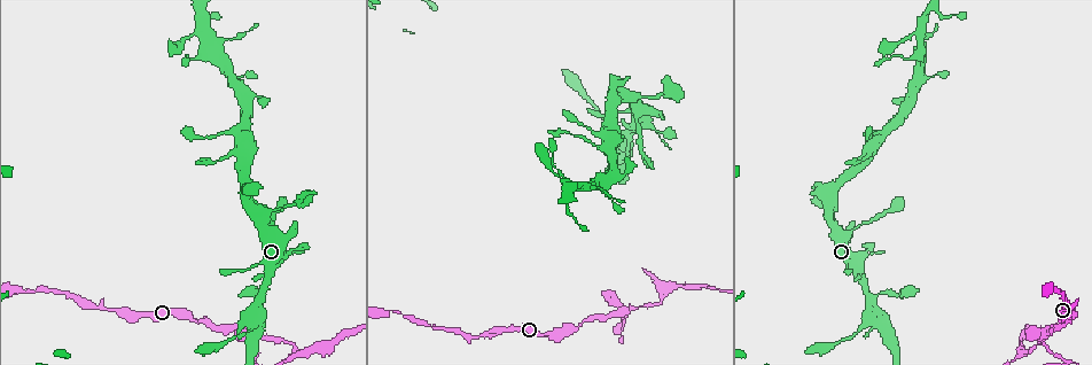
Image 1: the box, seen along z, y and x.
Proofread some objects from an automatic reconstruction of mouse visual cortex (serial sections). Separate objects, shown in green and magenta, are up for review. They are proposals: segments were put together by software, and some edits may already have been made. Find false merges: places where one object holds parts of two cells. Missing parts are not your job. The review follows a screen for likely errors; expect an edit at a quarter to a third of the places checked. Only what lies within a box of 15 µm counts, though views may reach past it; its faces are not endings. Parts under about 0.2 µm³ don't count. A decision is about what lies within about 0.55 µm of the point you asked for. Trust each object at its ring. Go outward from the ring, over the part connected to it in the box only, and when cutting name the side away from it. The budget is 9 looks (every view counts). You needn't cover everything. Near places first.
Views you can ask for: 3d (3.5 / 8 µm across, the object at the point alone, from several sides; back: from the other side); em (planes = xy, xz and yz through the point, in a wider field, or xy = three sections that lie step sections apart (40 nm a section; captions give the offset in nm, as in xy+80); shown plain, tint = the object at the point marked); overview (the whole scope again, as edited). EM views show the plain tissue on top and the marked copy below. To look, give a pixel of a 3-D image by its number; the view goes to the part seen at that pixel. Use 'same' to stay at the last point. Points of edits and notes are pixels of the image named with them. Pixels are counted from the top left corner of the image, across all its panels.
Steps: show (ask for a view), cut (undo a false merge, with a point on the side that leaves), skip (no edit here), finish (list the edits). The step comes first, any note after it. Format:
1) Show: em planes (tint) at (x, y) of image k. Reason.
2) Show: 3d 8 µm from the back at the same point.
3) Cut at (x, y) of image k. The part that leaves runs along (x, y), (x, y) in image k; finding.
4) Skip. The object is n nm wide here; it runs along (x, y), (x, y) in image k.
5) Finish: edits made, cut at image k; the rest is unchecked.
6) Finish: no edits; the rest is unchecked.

Show: 3d 3.5 µm at (873, 308) of image 1. Abrupt turn.

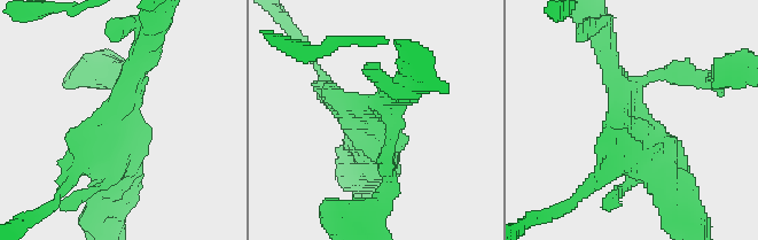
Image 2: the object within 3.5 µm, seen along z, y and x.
Show: em xy step 3 (tint) at (366, 110) of image 2.

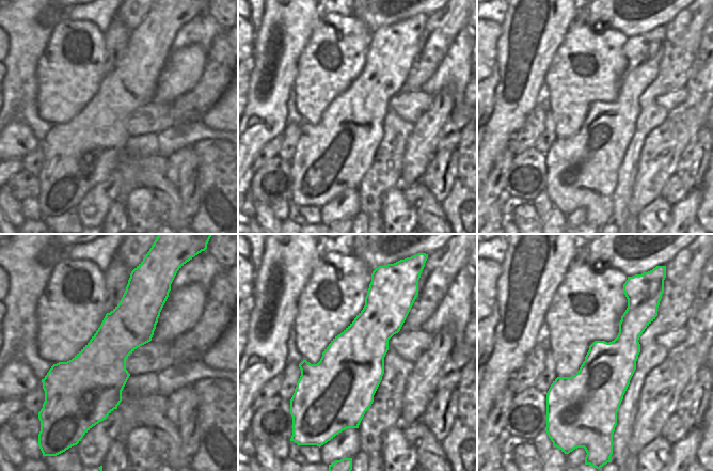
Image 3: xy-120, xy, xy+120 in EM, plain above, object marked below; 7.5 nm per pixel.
Show: em xy step 5 (tint) at the same point. Another direction.

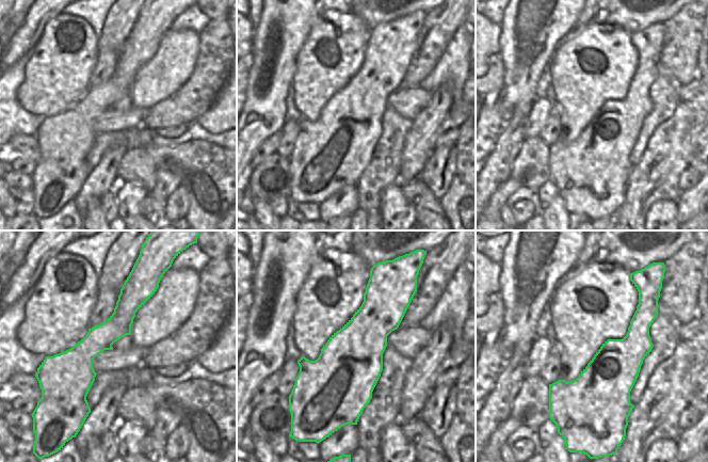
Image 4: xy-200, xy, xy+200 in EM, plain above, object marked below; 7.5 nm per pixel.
Skip. It runs along (148, 292), (80, 359), (83, 405) in image 4; continuous, no second cell.

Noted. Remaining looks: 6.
Show: 3d 8 µm at (830, 211) of image 1. Arms part here.

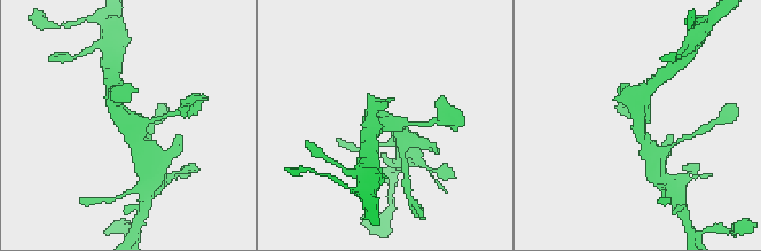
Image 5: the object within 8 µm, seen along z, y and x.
Show: em xy step 2 (tint) at (642, 128) of image 5. Now the EM.

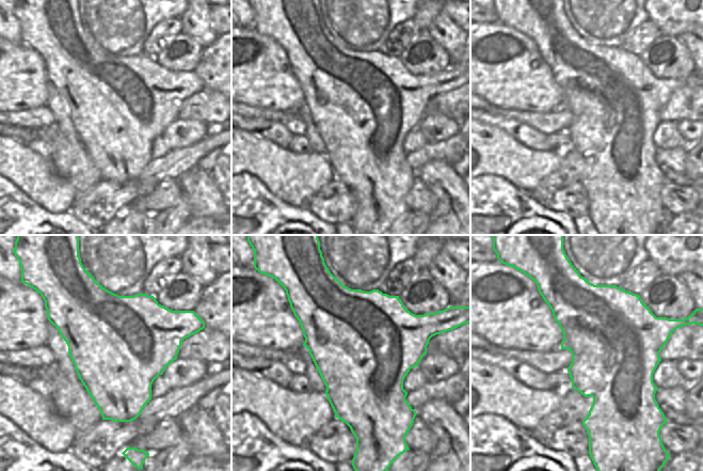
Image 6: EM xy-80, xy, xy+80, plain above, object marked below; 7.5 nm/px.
Skip. It runs along (147, 154), (115, 97) in image 5; continuous, no second cell.

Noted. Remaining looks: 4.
Show: 3d 3.5 µm at (621, 313) of image 1. Sudden change in width.

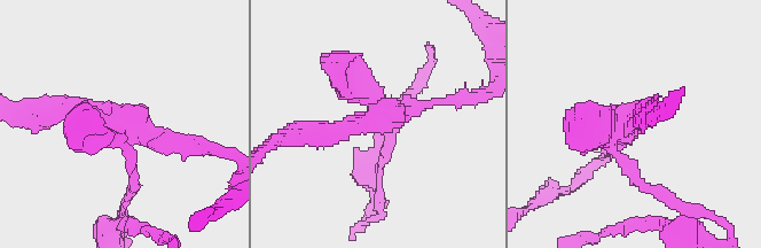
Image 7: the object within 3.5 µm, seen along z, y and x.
Show: em xy step 5 (tint) at (123, 121) of image 7.

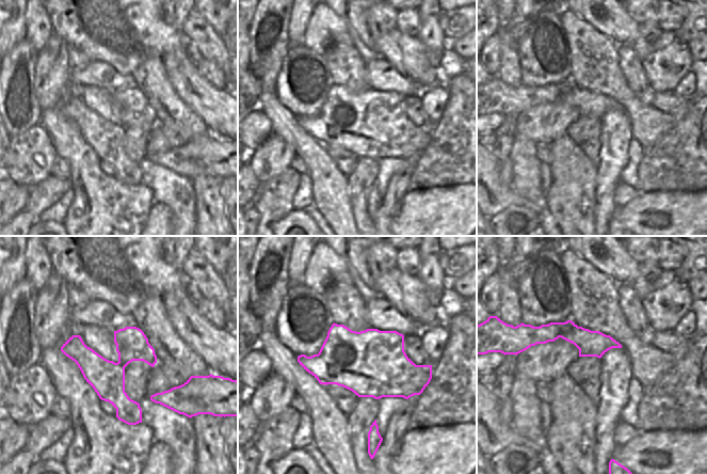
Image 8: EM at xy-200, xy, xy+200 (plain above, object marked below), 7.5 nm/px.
Show: em xy step 2 (tint) at the same point. Cut it another way.

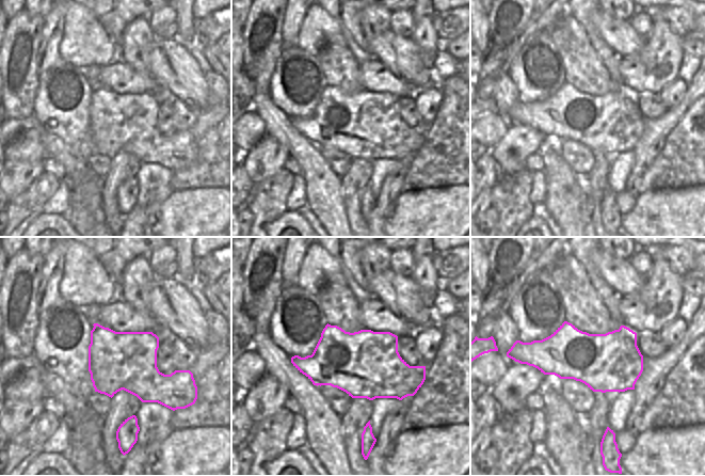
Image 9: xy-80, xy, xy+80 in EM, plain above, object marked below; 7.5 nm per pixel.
Cut at (593, 122) of image 7. The part that leaves runs along (617, 132), (593, 136), (566, 118) in image 7; a second cell is stuck on.

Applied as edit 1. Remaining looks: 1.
Finish: edits made, cut at image 7; the rest is unchecked.

